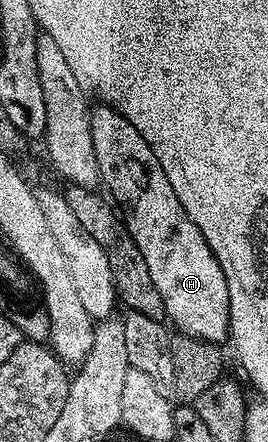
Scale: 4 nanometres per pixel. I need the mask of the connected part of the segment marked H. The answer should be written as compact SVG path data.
M108 104L94 105L89 123L95 156L99 160L101 182L106 186L104 189L111 195L112 201L123 211L125 226L131 232L135 244L139 244L139 252L143 252L143 260L151 272L155 289L159 296L163 296L165 318L169 322L173 321L182 334L190 334L208 342L224 343L224 338L226 341L230 337L227 276L223 276L223 268L219 268L219 260L205 243L203 232L199 232L191 216L187 216L179 204L179 196L175 196L175 188L171 188L171 180L167 180L167 172L163 172L159 160L155 160L155 152L151 152L147 140L143 140L135 124L131 124Z

